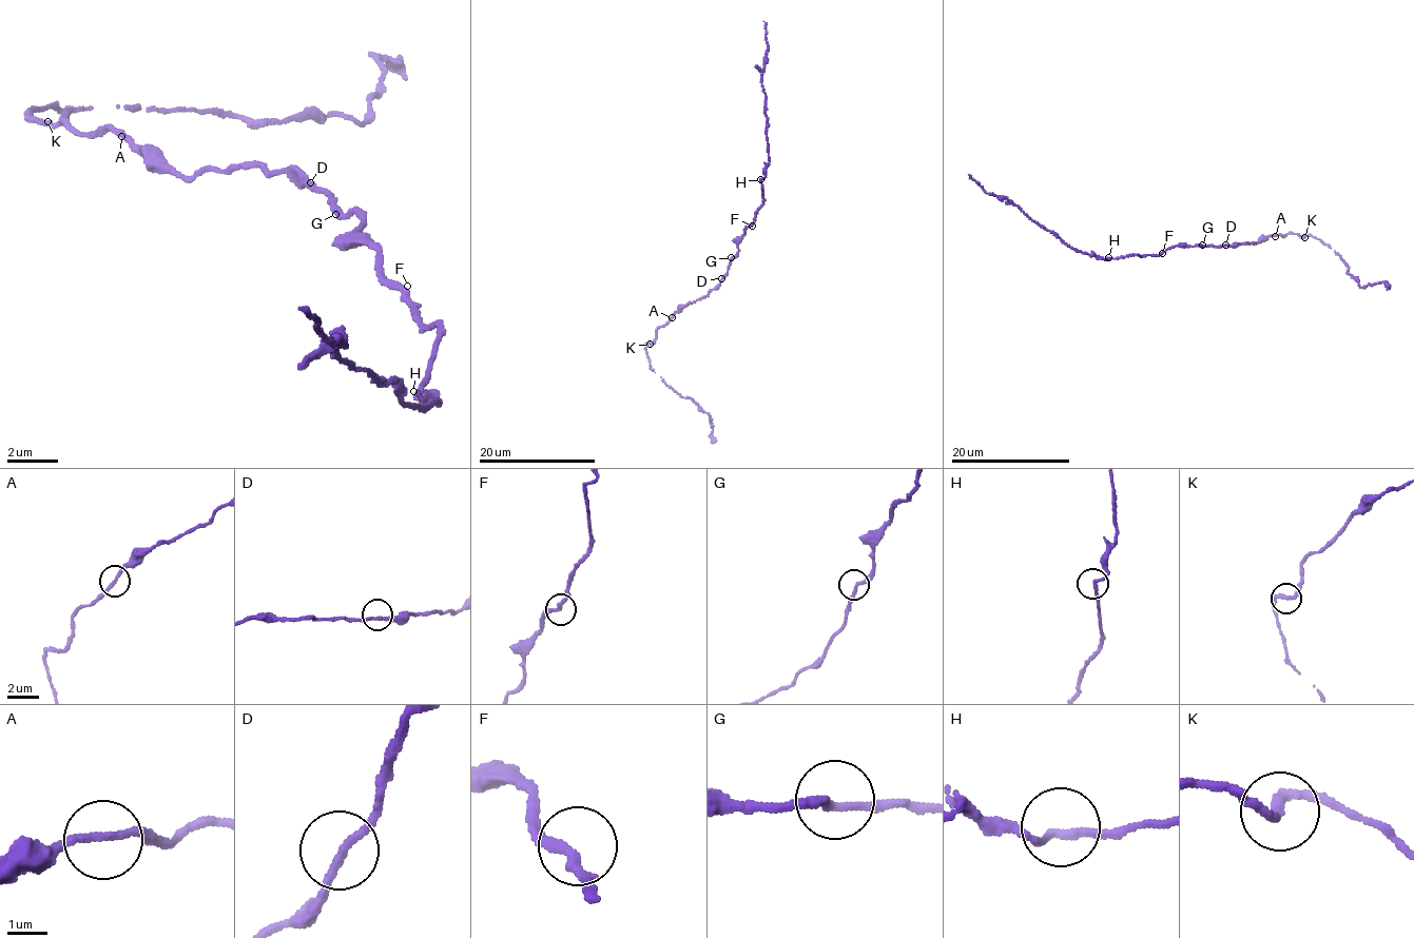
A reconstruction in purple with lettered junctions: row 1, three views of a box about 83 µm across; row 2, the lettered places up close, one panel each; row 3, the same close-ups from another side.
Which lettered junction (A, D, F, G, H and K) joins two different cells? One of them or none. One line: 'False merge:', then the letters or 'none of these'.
False merge: none of these

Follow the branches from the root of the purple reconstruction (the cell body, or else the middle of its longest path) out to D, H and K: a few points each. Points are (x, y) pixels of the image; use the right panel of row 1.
D: (1201, 247), (1225, 245)
H: (1201, 247), (1179, 245), (1156, 256), (1132, 254), (1108, 257)
K: (1201, 247), (1254, 243), (1279, 234), (1303, 237)

